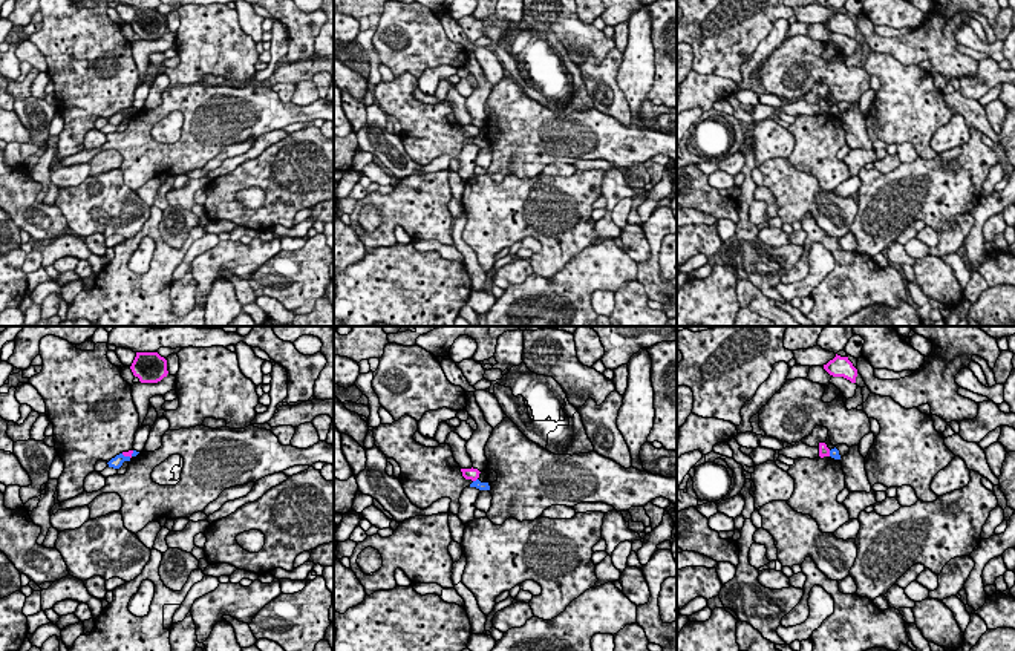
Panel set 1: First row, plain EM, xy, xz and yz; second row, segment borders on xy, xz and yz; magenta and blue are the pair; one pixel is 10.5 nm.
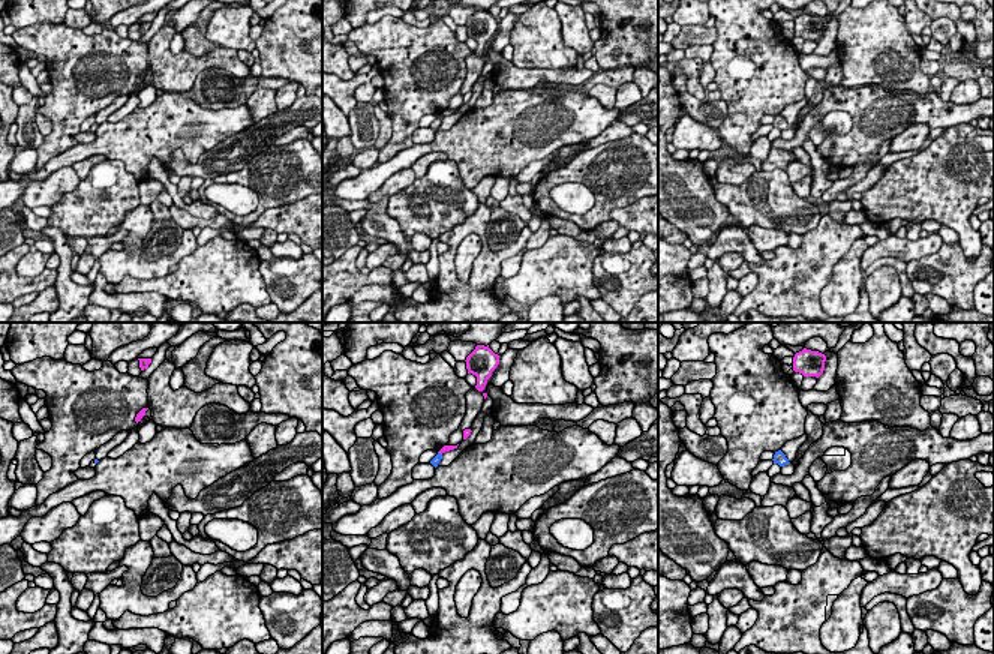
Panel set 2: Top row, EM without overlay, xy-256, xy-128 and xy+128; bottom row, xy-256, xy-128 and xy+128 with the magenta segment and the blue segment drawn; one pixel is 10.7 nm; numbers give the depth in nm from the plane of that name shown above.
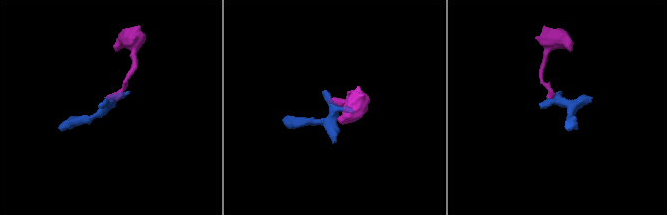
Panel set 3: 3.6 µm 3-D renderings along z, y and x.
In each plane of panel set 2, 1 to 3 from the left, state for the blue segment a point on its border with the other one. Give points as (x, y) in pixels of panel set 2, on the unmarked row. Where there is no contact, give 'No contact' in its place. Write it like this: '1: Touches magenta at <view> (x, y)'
1: No contact
2: No contact
3: No contact

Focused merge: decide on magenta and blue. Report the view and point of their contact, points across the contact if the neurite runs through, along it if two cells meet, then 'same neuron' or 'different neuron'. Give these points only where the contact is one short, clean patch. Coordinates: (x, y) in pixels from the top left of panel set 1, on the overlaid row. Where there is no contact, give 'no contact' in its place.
meets magenta in xy at (127, 455); border along xy (133, 451), (129, 455), (121, 454); different neuron

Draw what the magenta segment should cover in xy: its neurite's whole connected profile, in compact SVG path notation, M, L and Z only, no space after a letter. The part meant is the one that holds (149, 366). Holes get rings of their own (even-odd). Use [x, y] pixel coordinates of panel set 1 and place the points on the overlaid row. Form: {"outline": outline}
{"outline": "M136 352L130 369L141 383L158 383L168 374L167 360L158 352Z"}

